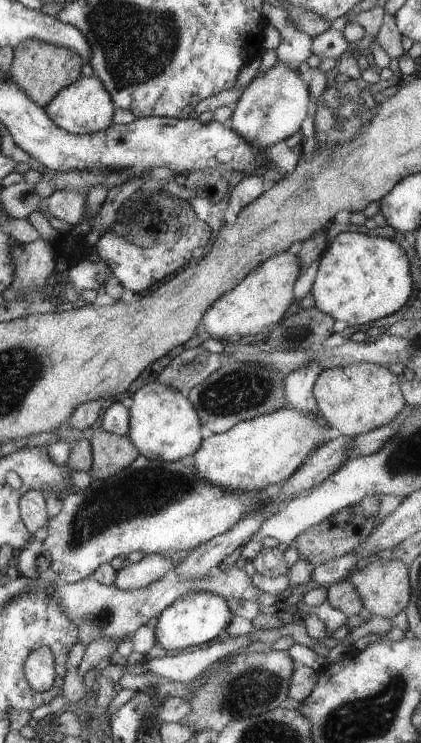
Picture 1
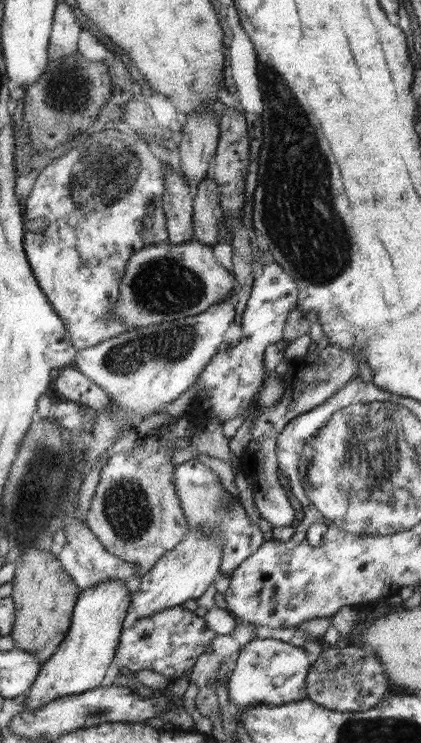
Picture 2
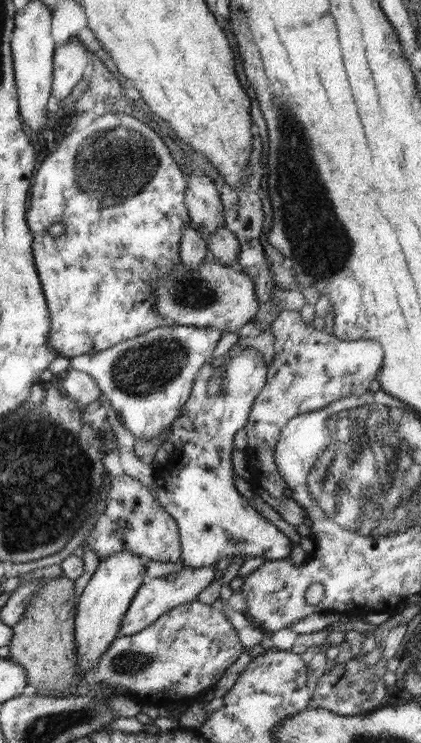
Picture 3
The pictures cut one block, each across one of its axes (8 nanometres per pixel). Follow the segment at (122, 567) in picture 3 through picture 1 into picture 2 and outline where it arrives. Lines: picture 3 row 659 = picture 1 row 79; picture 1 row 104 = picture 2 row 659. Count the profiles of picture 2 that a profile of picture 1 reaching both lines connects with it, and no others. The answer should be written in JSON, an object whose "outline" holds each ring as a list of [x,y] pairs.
{"outline":[[[115,578],[86,588],[79,593],[71,625],[56,652],[40,667],[36,680],[29,686],[25,708],[40,708],[51,700],[82,694],[104,684],[108,666],[112,664],[122,632],[122,623],[130,616],[131,598],[124,580]]]}

